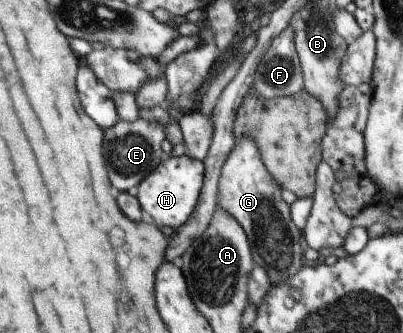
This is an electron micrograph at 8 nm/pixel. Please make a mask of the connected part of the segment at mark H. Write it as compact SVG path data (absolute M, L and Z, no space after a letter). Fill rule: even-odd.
M188 155L168 157L138 186L136 199L156 227L177 230L194 214L205 187L205 164Z

